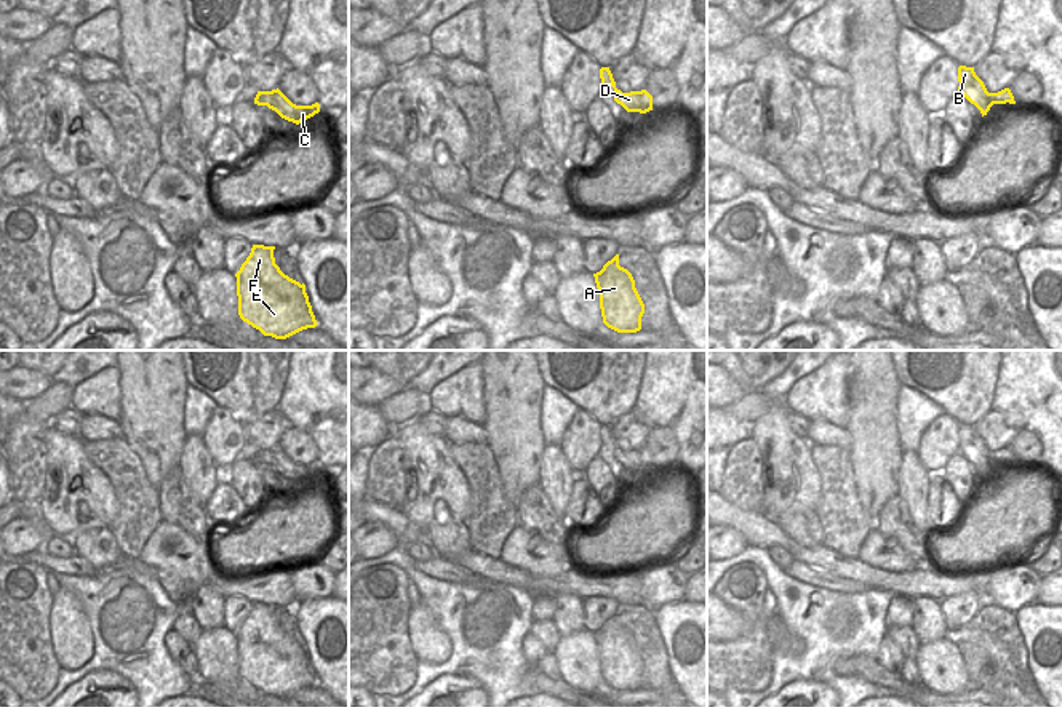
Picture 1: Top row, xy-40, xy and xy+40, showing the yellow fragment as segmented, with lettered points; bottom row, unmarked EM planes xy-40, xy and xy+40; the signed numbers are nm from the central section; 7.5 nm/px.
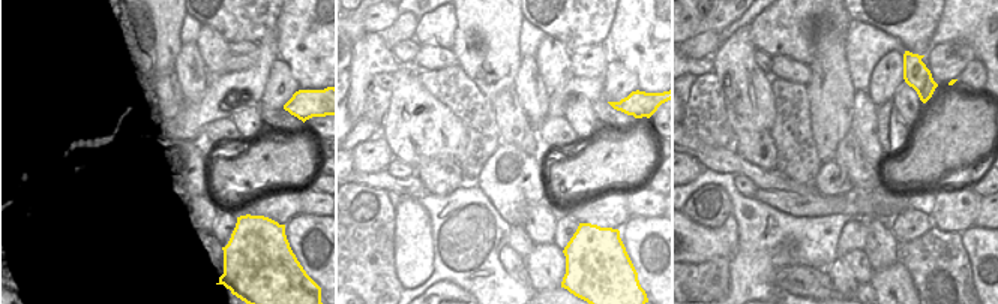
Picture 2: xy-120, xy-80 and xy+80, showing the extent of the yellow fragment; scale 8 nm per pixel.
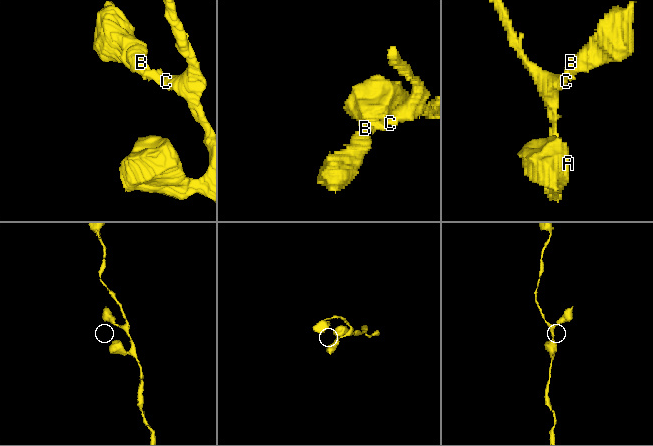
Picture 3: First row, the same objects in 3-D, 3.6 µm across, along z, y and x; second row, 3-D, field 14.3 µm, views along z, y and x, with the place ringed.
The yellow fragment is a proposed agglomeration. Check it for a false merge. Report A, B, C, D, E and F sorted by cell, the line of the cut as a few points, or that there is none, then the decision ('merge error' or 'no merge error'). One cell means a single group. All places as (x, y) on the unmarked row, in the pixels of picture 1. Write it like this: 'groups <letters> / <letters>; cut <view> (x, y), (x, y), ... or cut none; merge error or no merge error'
groups A B C D E F; cut none; no merge error

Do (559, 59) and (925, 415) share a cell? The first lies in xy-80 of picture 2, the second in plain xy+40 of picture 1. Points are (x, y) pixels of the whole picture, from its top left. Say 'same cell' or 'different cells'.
different cells

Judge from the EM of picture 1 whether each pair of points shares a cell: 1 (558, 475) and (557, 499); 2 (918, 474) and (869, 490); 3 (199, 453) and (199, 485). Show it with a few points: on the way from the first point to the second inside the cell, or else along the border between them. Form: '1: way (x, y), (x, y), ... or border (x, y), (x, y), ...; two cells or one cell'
1: way (557, 482), (557, 493); one cell
2: border (902, 451), (896, 493); two cells
3: way (199, 461), (199, 477); one cell

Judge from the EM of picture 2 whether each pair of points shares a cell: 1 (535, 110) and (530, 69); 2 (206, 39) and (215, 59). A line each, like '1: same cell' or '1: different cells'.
1: same cell
2: same cell

